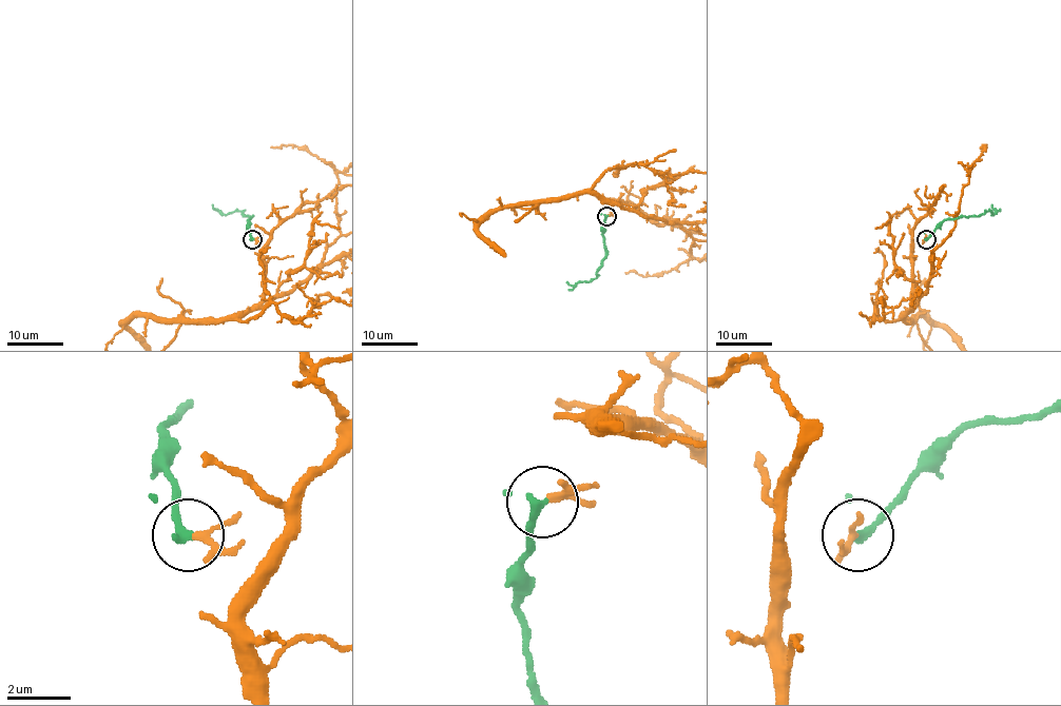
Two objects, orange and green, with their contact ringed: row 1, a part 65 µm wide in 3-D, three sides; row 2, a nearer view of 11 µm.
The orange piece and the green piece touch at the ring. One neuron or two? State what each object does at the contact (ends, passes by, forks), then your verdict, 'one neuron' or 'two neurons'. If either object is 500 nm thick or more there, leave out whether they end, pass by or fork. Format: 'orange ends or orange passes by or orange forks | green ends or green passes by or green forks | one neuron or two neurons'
orange forks | green ends | one neuron

